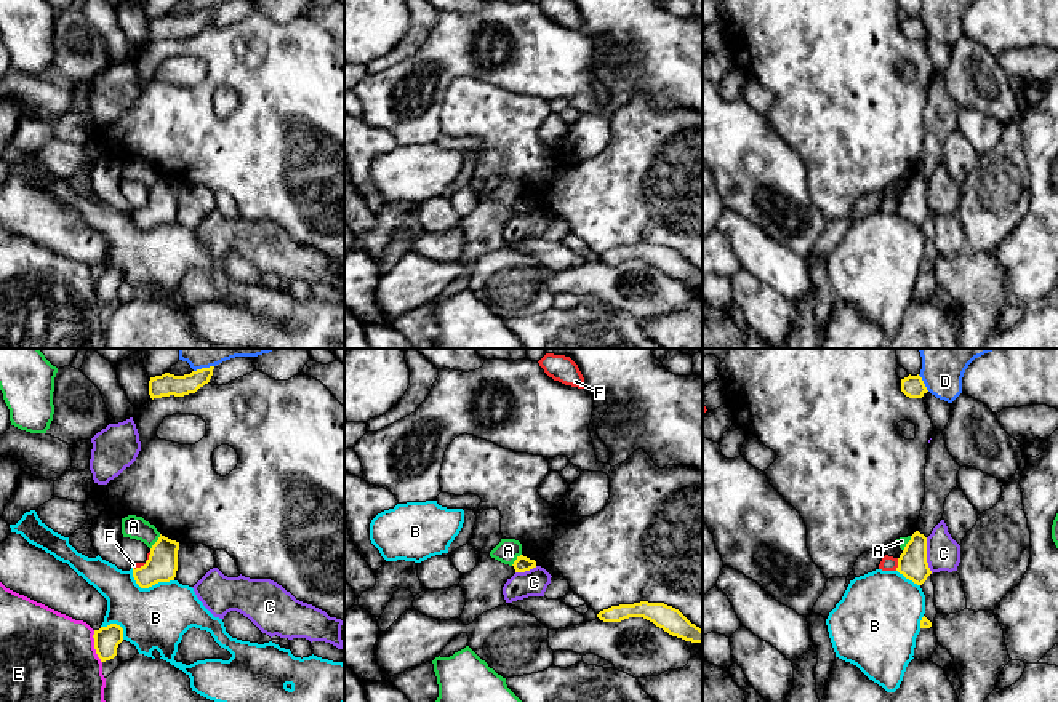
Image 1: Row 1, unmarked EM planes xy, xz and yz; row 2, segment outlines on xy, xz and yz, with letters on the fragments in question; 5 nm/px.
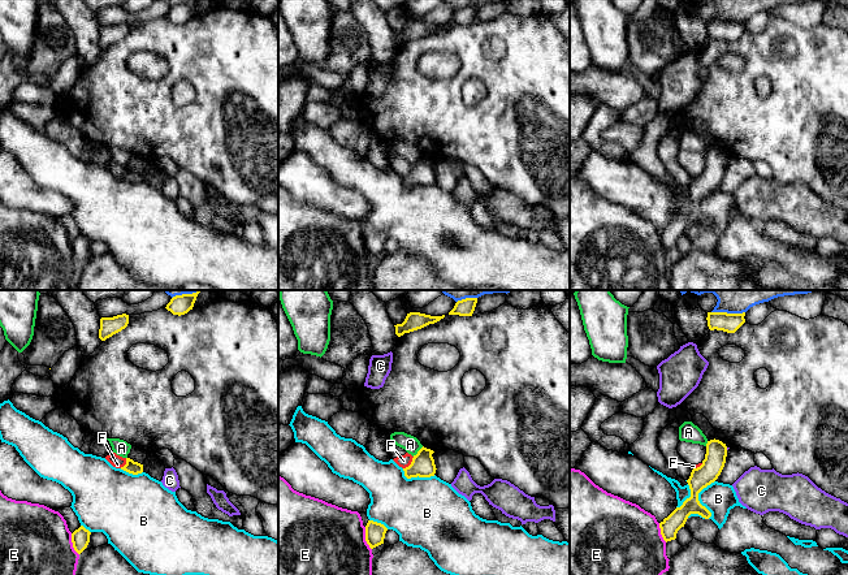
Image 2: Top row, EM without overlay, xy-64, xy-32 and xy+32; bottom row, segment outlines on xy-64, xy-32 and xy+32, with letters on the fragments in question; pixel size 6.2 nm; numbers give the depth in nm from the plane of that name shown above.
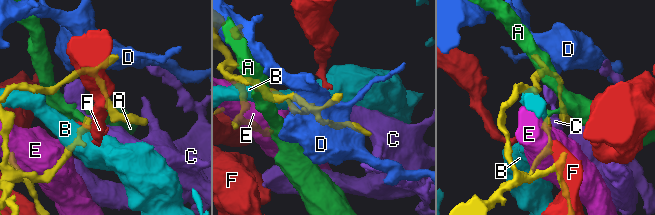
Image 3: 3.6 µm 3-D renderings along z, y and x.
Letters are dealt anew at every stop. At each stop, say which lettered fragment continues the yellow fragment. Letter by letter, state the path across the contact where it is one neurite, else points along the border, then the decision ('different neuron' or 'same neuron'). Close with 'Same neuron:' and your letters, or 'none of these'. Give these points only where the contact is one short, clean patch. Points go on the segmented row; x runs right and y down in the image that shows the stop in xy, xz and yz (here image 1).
A: border xy (160, 534), (151, 549); different neuron
B: different neuron
C: border yz (925, 538), (925, 562), (932, 573); different neuron
D: different neuron
E: different neuron
F: different neuron
Same neuron: none of these

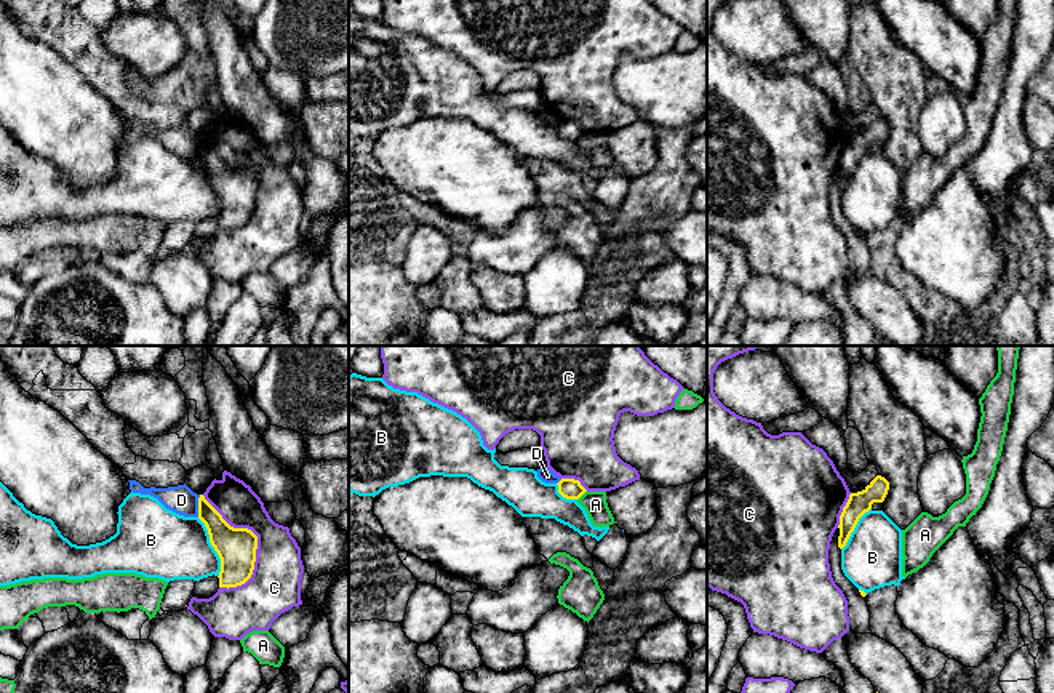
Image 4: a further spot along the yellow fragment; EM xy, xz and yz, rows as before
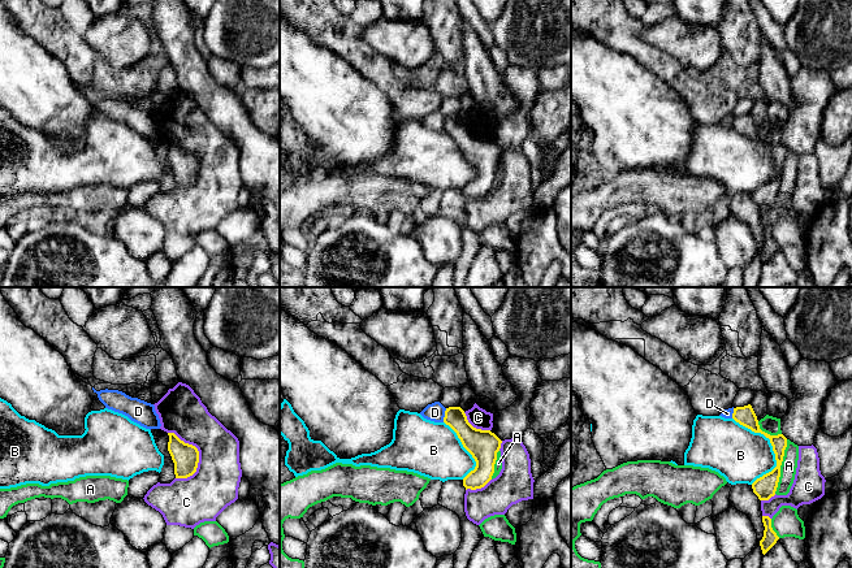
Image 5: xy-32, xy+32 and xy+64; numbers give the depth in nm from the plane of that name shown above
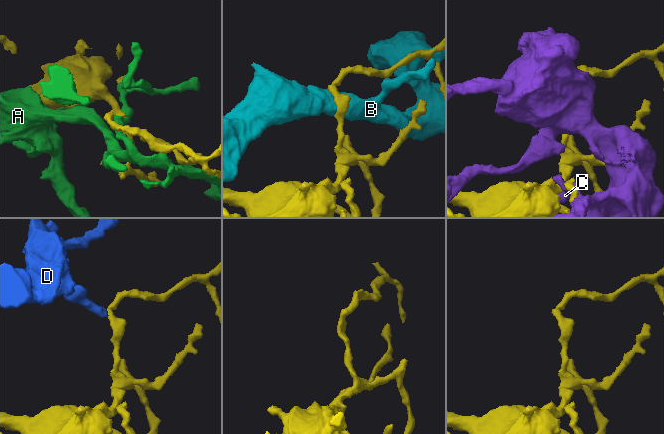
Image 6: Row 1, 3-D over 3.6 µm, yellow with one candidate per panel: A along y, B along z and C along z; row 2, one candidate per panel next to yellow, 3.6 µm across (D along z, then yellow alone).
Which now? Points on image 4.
A: different neuron
B: different neuron
C: different neuron
D: border xy (200, 495), (197, 516); different neuron
Same neuron: none of these

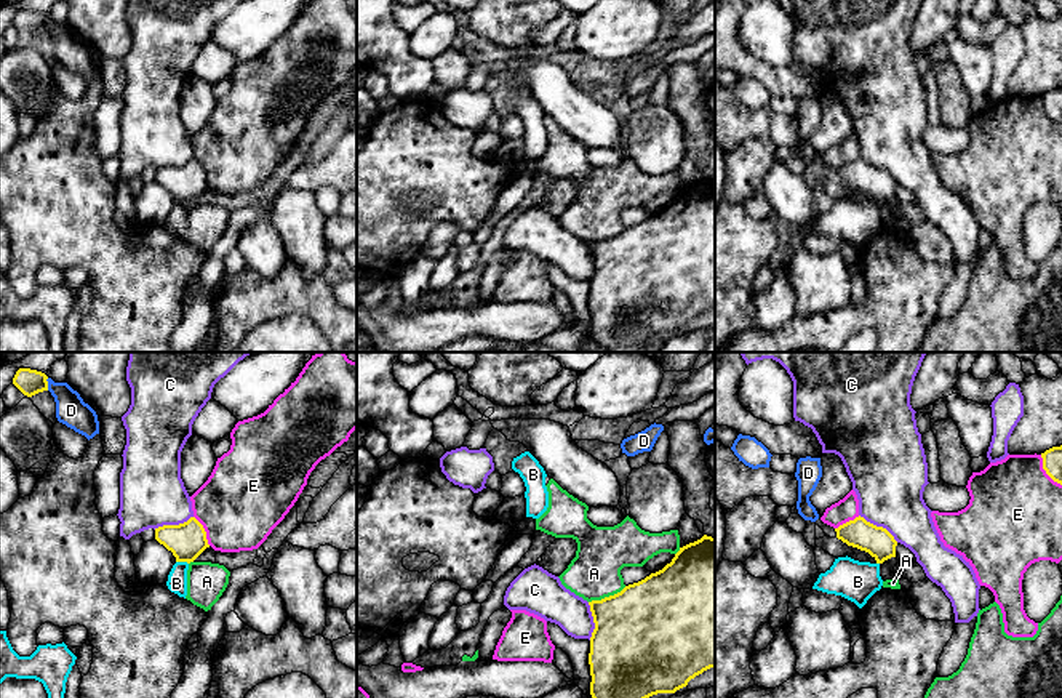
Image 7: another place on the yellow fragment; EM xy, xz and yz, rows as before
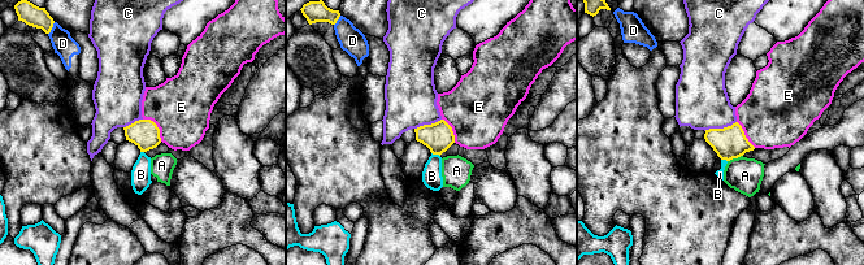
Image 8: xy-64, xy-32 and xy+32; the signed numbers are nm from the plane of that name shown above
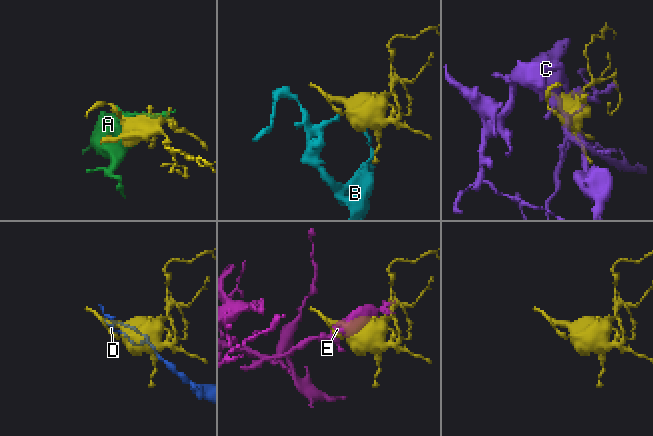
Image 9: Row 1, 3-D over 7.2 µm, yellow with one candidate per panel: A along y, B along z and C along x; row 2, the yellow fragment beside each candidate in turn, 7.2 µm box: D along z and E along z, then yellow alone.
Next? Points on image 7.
A: different neuron
B: border xy (176, 561), (187, 564); different neuron
C: different neuron
D: different neuron
E: different neuron
Same neuron: none of these

